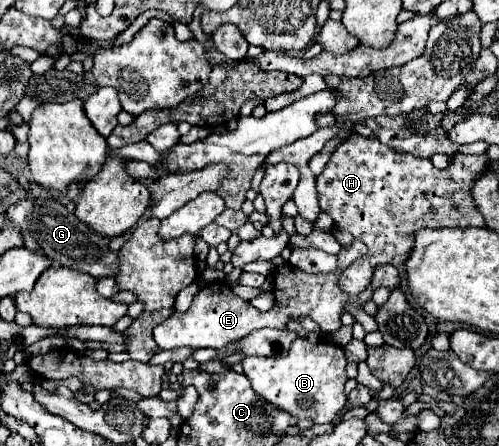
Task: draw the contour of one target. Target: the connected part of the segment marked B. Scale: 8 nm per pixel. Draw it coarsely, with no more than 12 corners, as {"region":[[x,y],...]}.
{"region":[[297,338],[247,356],[253,390],[299,420],[345,406],[345,352]]}

